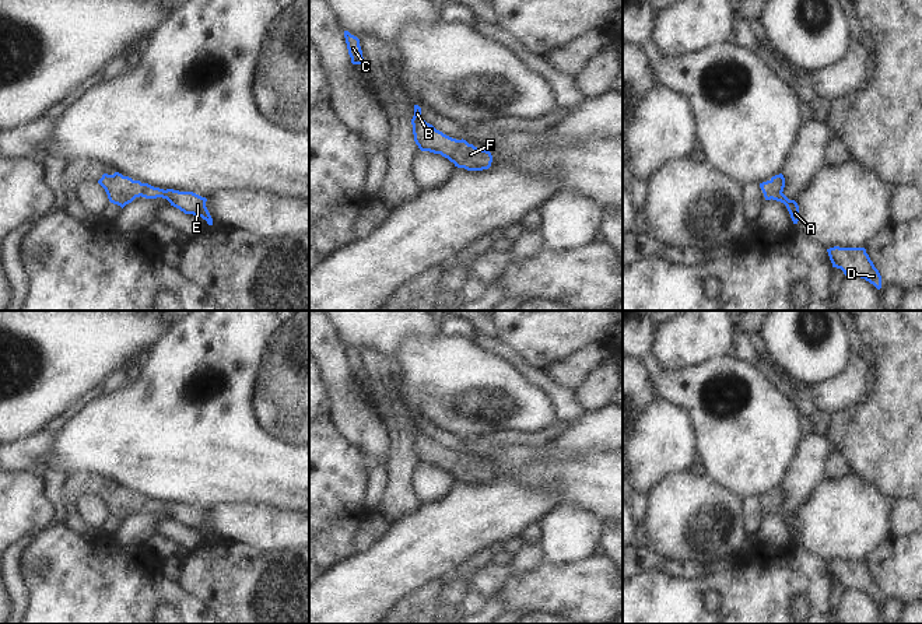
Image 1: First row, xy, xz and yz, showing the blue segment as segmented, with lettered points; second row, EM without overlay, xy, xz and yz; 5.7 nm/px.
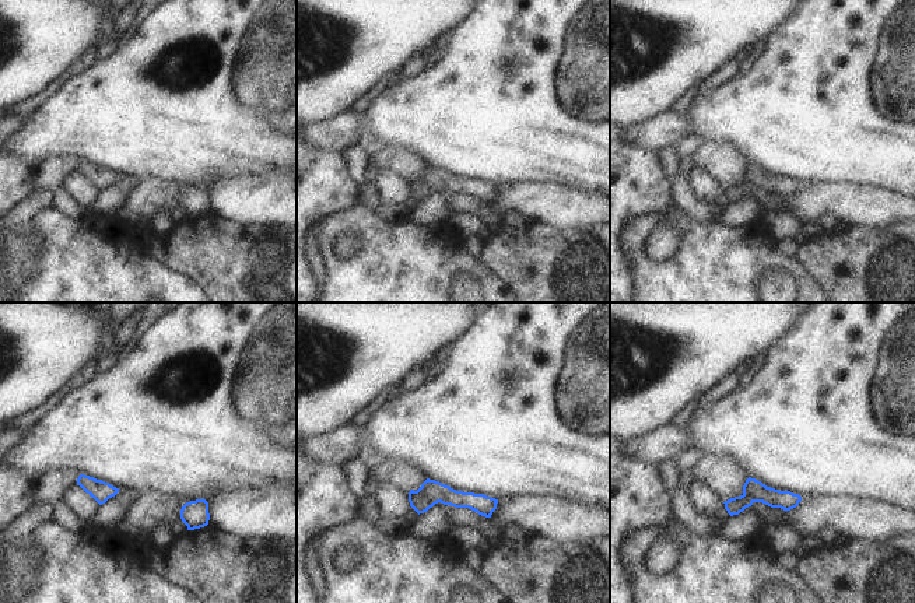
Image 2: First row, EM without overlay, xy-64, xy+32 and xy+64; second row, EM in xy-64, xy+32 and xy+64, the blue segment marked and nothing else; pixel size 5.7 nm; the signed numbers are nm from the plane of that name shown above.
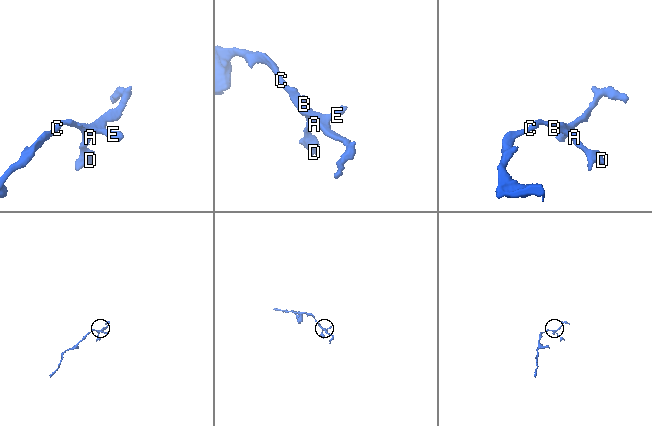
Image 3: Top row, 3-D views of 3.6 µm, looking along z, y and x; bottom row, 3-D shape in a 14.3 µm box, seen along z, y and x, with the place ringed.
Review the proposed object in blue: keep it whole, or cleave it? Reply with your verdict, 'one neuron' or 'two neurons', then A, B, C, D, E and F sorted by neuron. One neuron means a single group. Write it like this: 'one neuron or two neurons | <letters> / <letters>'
one neuron | A B C D E F

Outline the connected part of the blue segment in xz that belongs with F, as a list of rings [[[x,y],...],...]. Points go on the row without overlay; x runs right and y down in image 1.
[[[414,418],[411,438],[414,455],[421,465],[441,467],[453,476],[455,480],[467,484],[483,484],[491,480],[492,469],[490,465],[478,463],[463,452],[456,453],[437,444],[421,432],[421,421],[418,418]]]

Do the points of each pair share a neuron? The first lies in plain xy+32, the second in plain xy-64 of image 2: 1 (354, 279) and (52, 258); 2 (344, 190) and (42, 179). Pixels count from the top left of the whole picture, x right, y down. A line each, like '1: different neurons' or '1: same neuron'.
1: same neuron
2: different neurons

